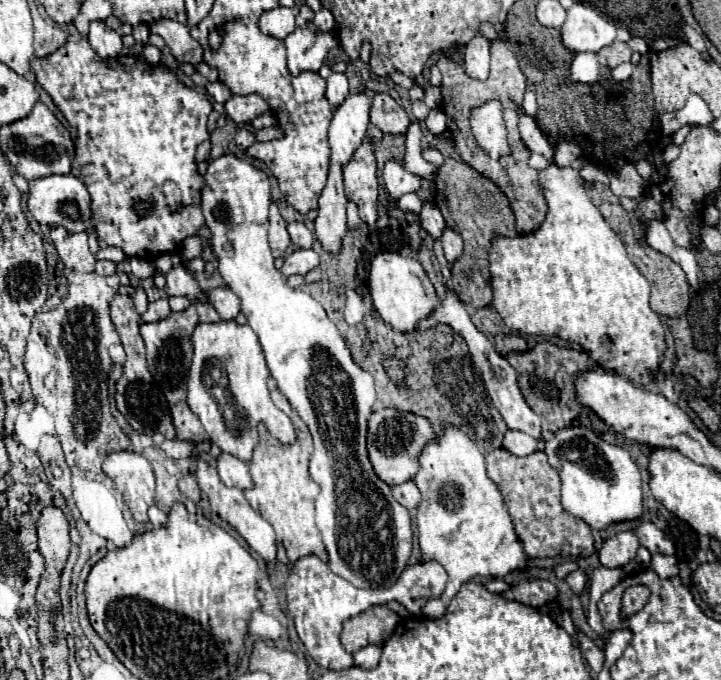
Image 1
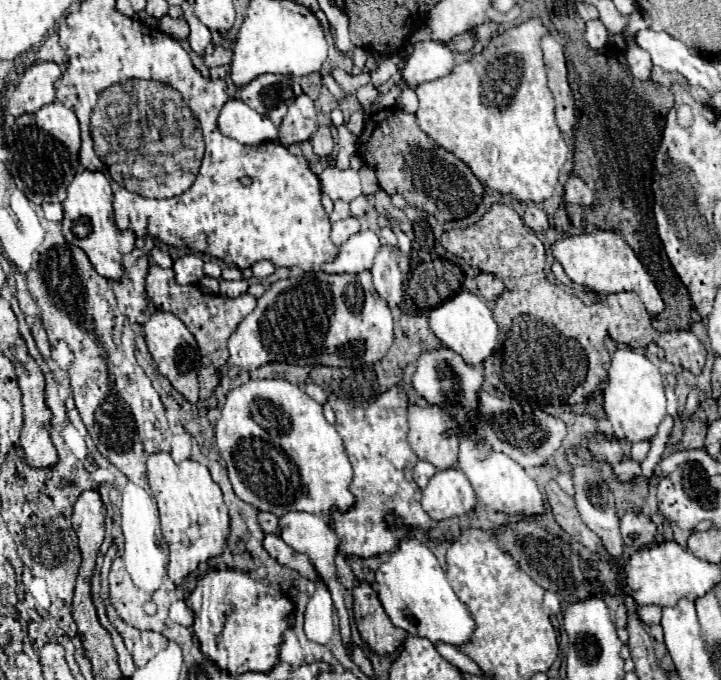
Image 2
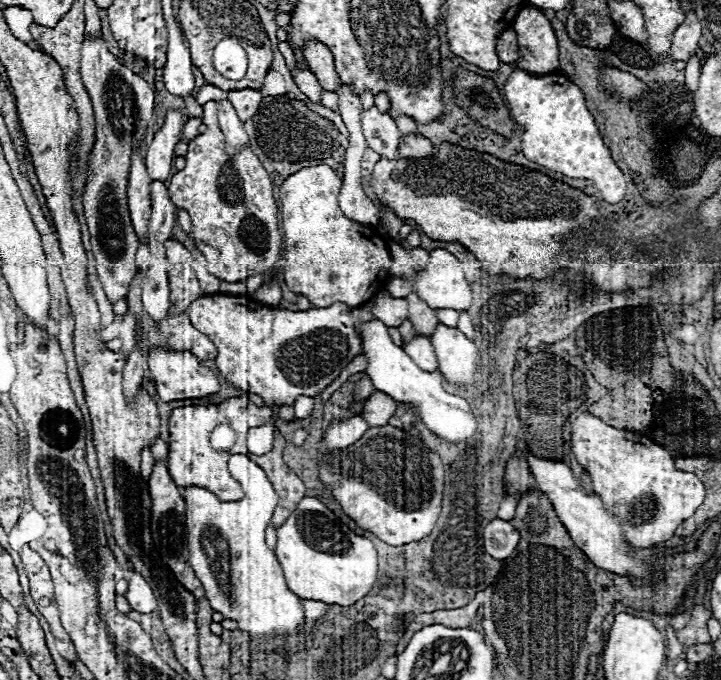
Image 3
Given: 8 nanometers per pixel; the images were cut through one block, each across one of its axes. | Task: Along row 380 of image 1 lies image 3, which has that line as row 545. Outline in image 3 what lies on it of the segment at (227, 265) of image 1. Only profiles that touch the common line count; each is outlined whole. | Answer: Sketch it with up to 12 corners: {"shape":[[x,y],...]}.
{"shape":[[306,496],[276,532],[300,598],[352,606],[374,544]]}

